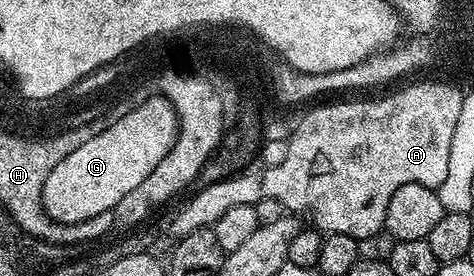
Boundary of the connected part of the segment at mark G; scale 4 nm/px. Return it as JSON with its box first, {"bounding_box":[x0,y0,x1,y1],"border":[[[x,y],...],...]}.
{"bounding_box":[45,99,171,221],"border":[[[148,99],[141,105],[141,107],[136,108],[134,113],[130,113],[123,119],[123,121],[118,121],[113,124],[113,127],[109,131],[102,132],[102,137],[94,138],[94,141],[90,145],[81,145],[78,149],[78,153],[72,154],[66,161],[62,161],[62,166],[59,166],[59,169],[54,170],[54,173],[48,178],[46,187],[45,187],[45,196],[46,196],[46,207],[51,209],[51,213],[54,213],[55,216],[61,216],[63,220],[78,221],[82,217],[91,215],[94,212],[96,215],[100,214],[109,214],[111,211],[118,208],[120,199],[124,199],[124,195],[128,194],[128,191],[134,190],[138,186],[138,181],[142,177],[142,172],[150,170],[150,165],[153,161],[157,161],[158,156],[160,155],[160,144],[162,143],[164,136],[169,132],[171,127],[171,116],[166,109],[164,99]]]}

